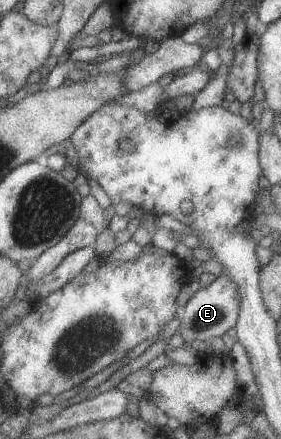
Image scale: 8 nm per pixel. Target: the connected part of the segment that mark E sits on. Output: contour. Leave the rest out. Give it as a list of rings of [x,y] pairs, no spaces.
[[[221,275],[211,285],[206,288],[201,287],[190,297],[183,311],[180,312],[177,331],[182,335],[187,346],[195,340],[208,343],[213,337],[221,337],[235,327],[239,319],[239,307],[241,307],[241,301],[239,301],[235,281],[231,281],[227,275]]]

